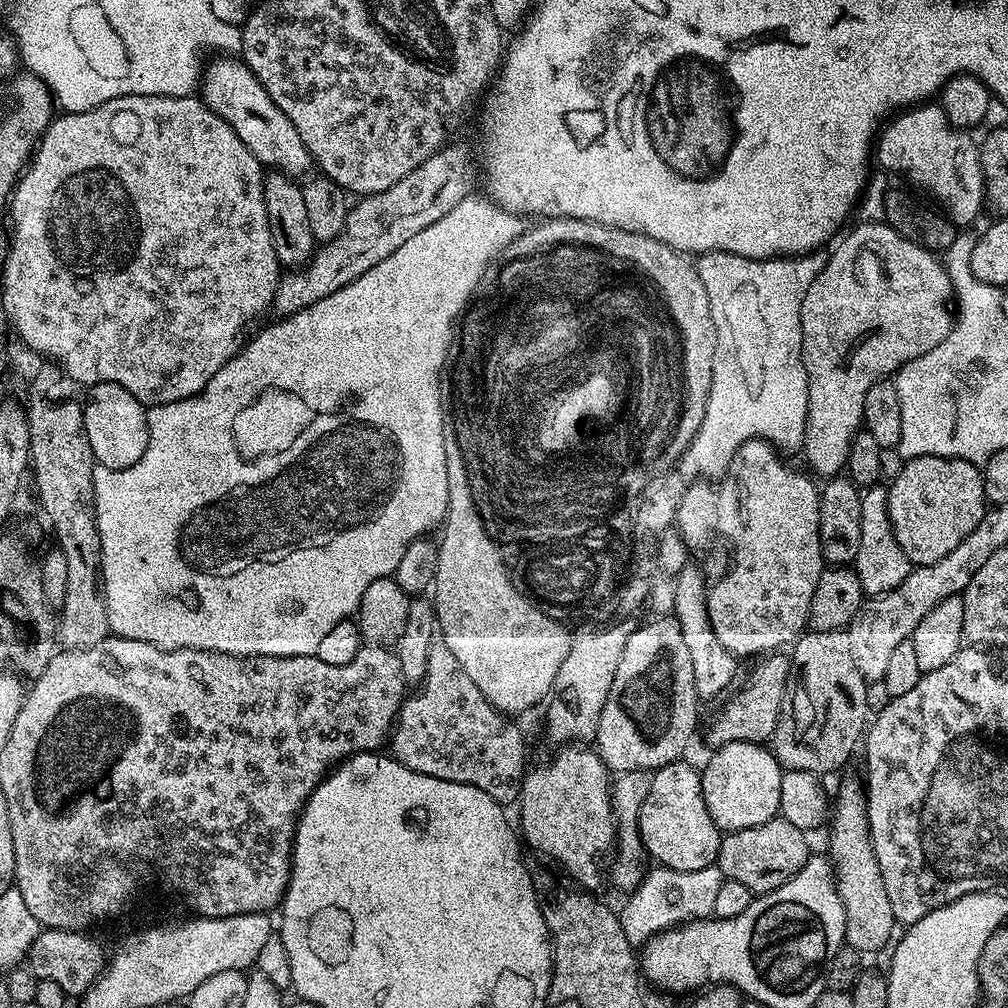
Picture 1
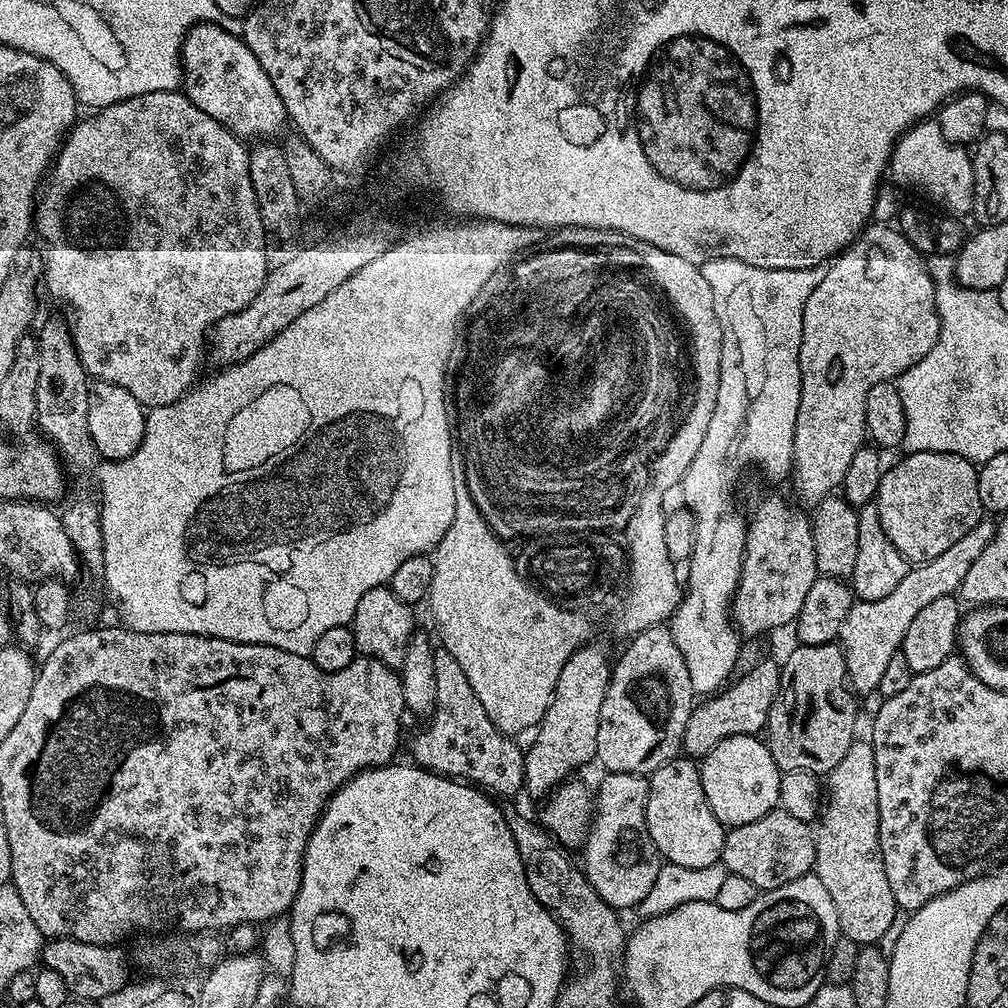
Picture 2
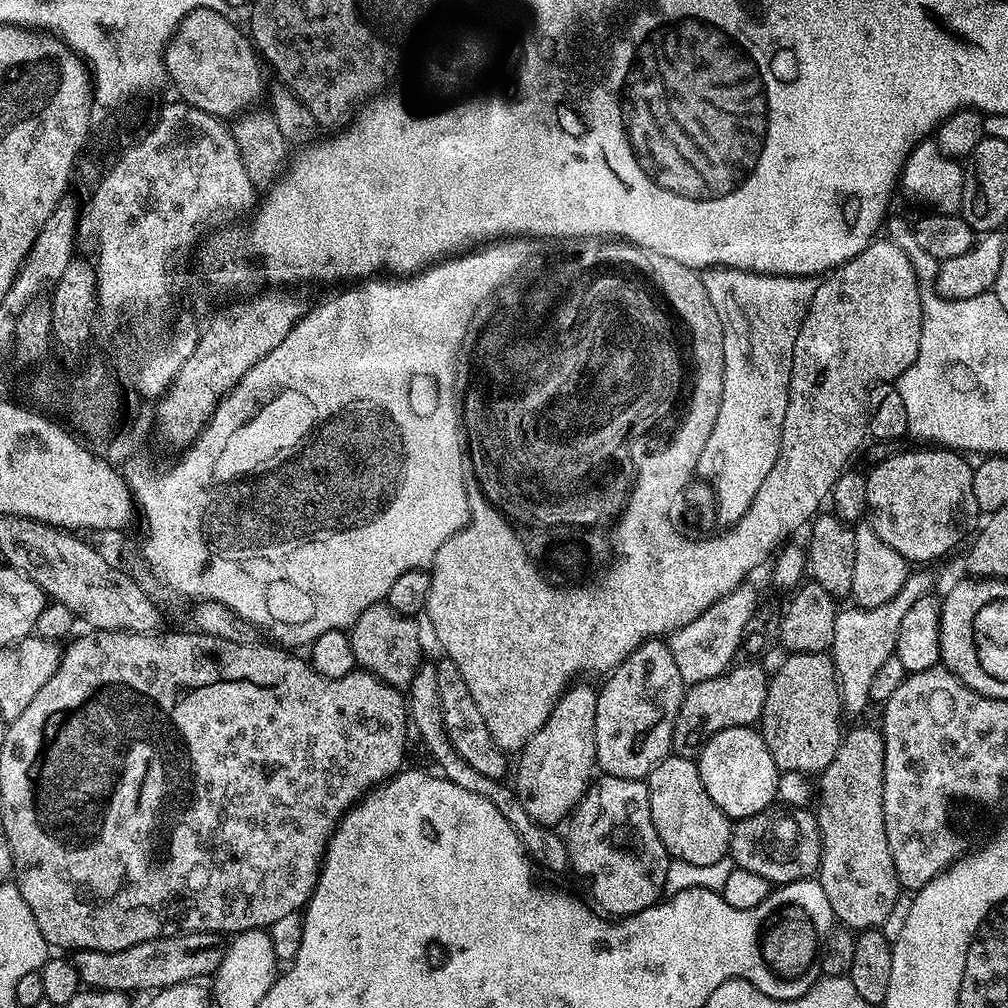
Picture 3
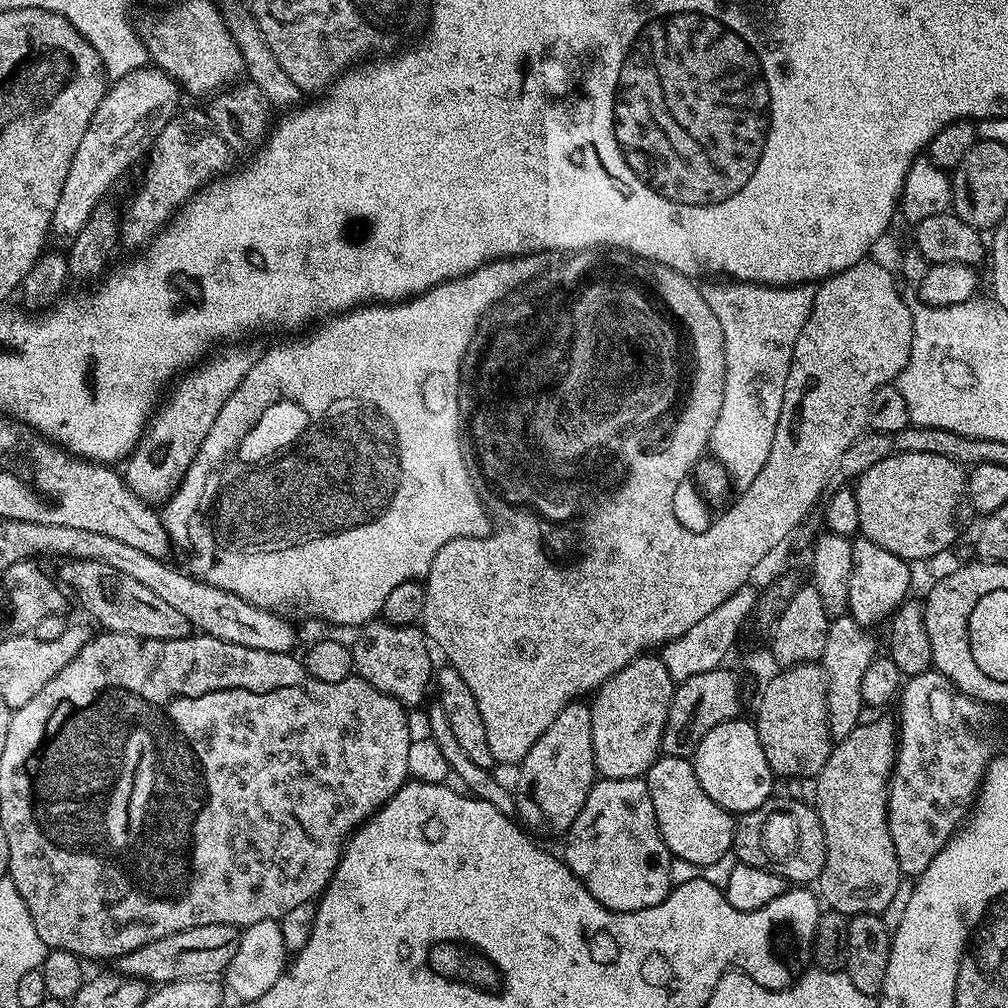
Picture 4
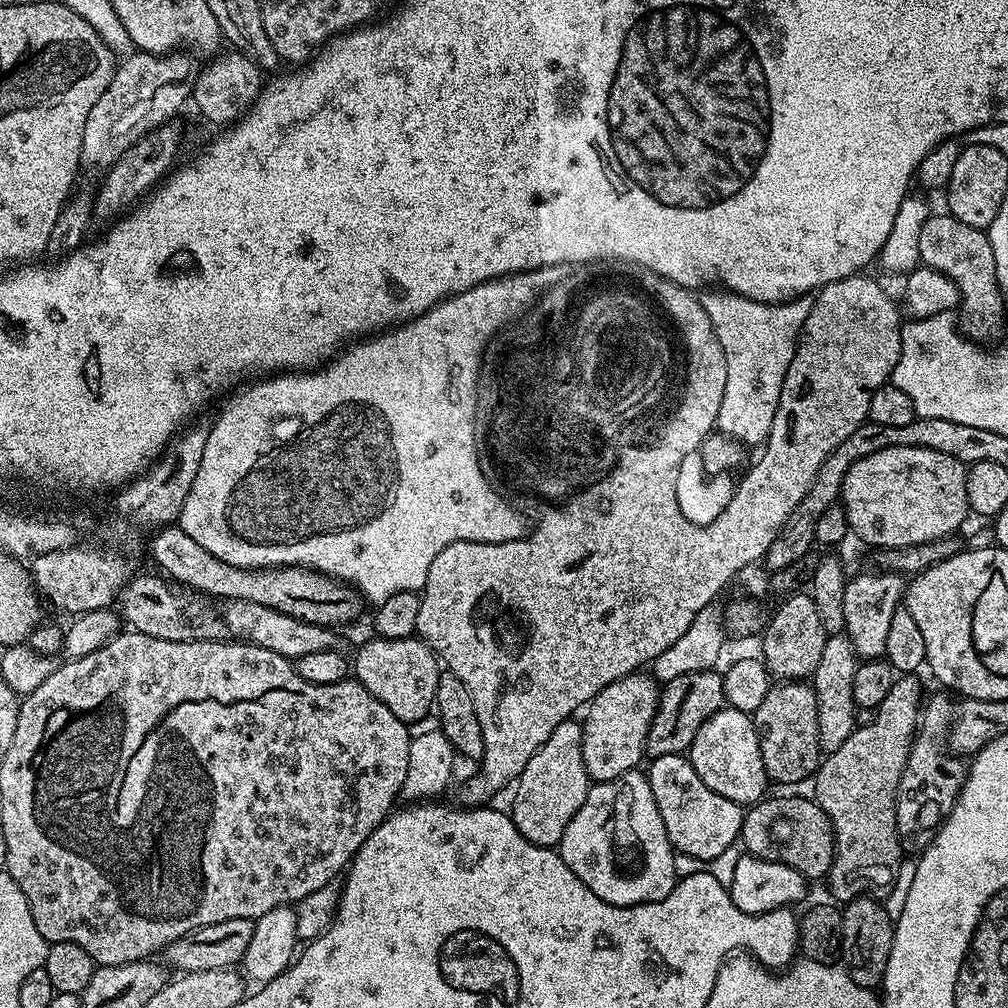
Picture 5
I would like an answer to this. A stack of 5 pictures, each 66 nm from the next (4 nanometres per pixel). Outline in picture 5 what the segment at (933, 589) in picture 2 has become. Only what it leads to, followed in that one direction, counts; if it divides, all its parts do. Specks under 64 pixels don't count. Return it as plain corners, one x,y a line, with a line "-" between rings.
847,635
828,636
822,646
822,658
812,672
810,683
816,692
818,702
818,742
821,753
827,754
838,750
846,738
858,726
856,723
857,707
854,702
854,674
858,657

